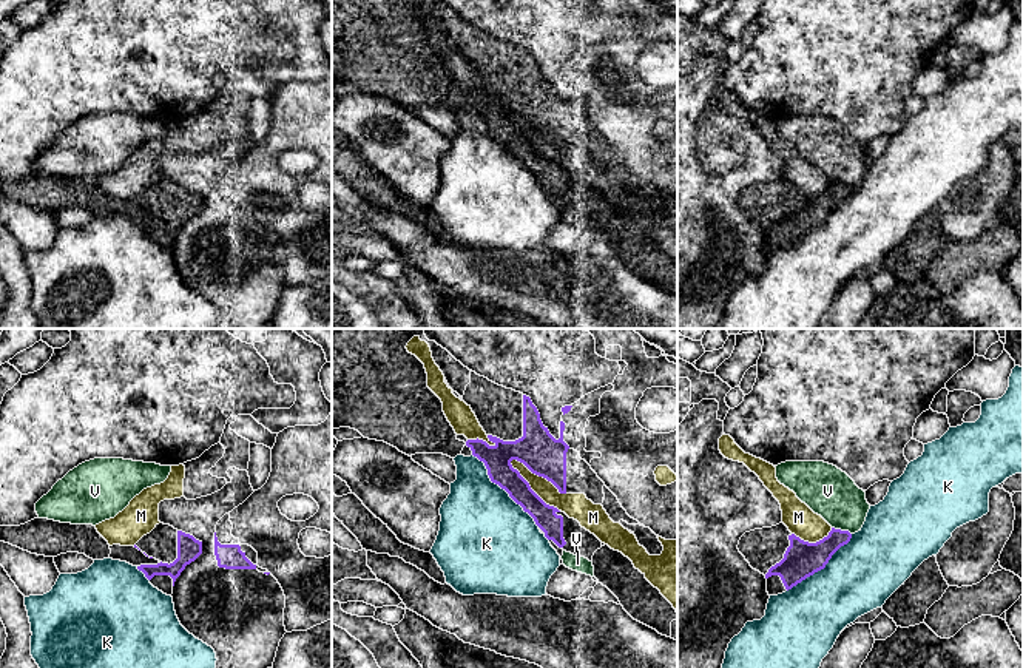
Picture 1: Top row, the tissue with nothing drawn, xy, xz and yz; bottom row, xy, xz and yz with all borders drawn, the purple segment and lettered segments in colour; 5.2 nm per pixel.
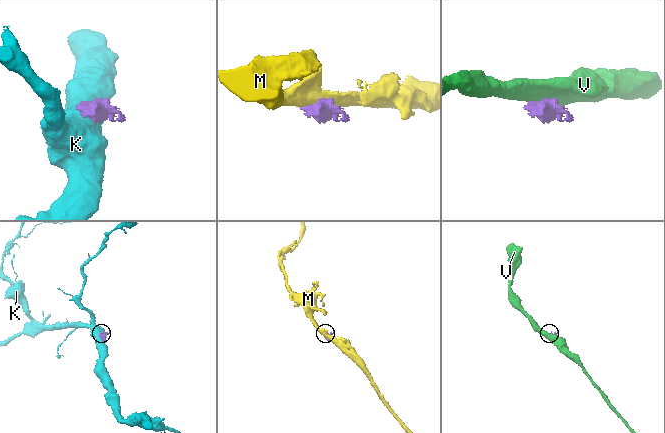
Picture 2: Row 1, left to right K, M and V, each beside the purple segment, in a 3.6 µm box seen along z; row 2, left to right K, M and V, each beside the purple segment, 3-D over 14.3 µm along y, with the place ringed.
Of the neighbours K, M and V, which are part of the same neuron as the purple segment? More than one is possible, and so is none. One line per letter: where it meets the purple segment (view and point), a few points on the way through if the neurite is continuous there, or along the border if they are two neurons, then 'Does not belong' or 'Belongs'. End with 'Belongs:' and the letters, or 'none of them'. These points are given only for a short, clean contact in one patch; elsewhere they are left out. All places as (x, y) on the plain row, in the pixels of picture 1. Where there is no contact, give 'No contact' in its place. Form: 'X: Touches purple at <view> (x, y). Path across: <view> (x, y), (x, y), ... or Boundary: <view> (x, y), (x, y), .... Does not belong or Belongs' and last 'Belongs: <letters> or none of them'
K: Touches purple at xz (502, 142). Does not belong
M: Touches purple at xz (530, 142). Does not belong
V: Touches purple at yz (841, 185). Does not belong
Belongs: none of them

